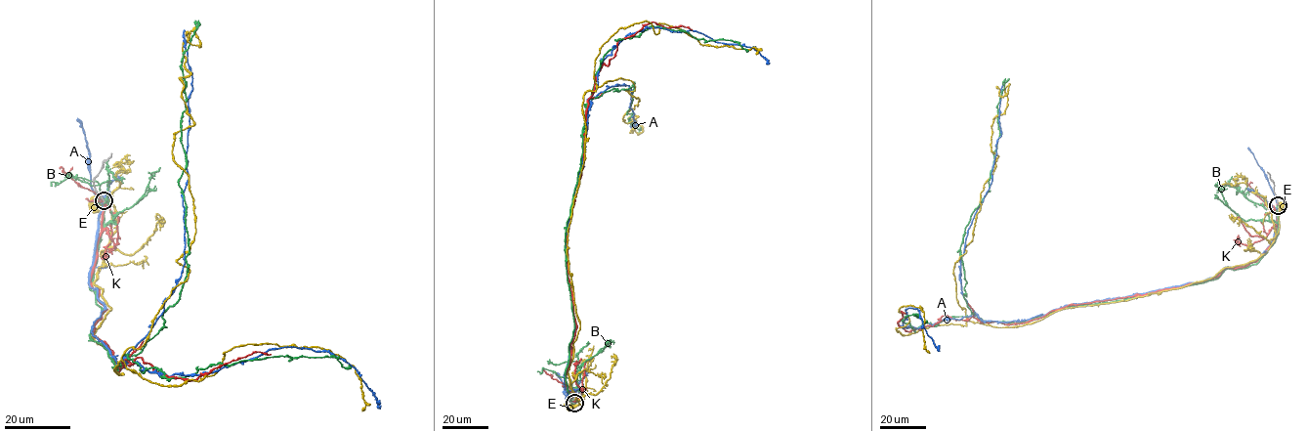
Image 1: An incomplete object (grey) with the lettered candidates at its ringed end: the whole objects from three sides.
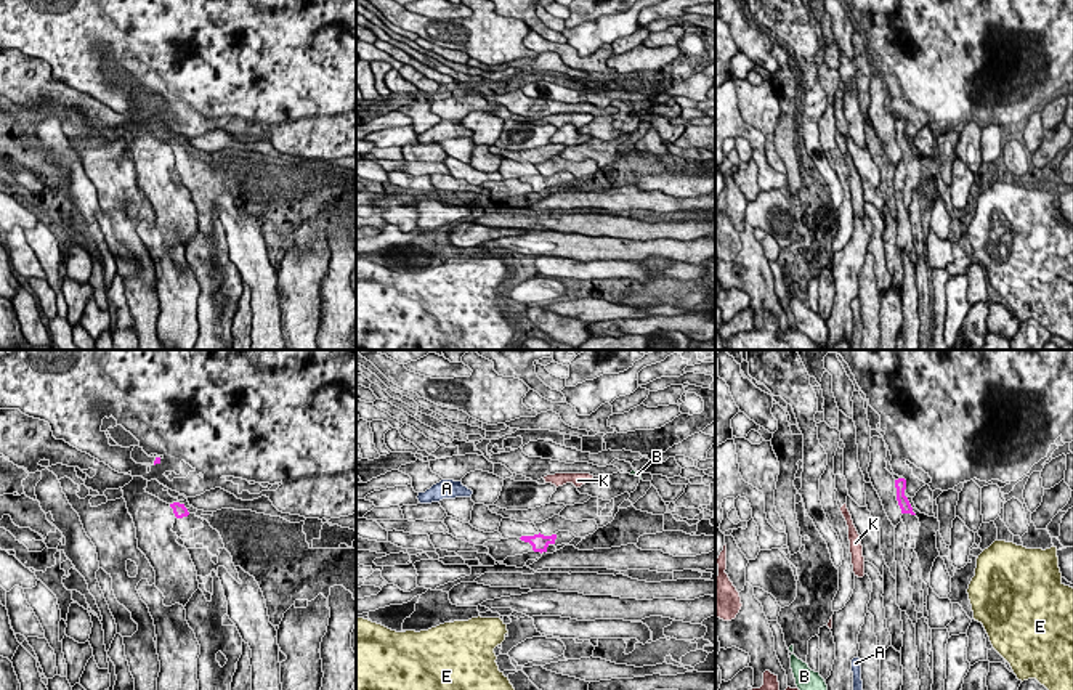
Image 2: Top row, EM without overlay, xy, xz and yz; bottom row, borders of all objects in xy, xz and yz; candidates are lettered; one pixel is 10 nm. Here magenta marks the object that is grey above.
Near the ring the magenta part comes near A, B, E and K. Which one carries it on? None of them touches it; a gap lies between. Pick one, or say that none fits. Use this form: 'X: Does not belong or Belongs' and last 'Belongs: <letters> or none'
A: Does not belong
B: Does not belong
E: Does not belong
K: Does not belong
Belongs: none

